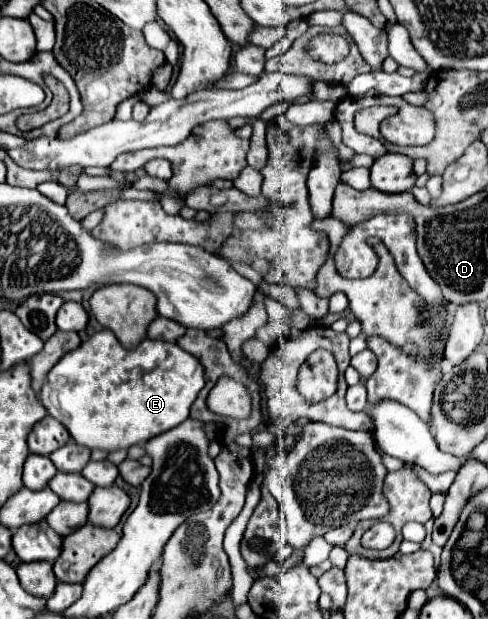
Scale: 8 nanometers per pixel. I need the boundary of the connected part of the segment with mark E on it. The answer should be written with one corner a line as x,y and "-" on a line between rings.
111,330
95,332
79,348
67,352
59,364
47,374
47,382
39,394
47,412
57,418
73,436
73,440
89,450
127,450
133,444
145,444
153,436
159,436
183,420
189,418
189,408
197,394
205,386
203,366
189,352
177,344
145,338
137,348
127,350
119,344

